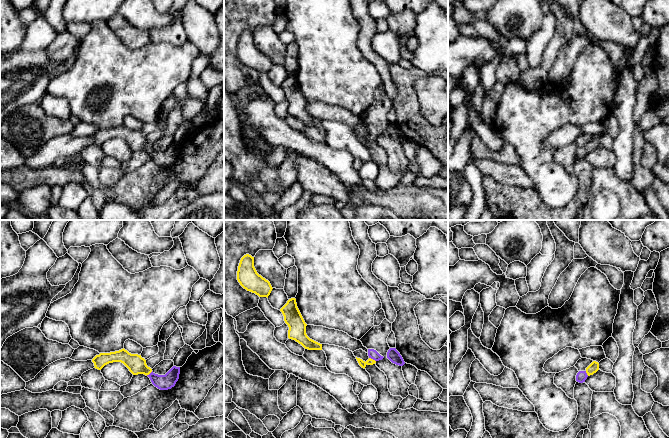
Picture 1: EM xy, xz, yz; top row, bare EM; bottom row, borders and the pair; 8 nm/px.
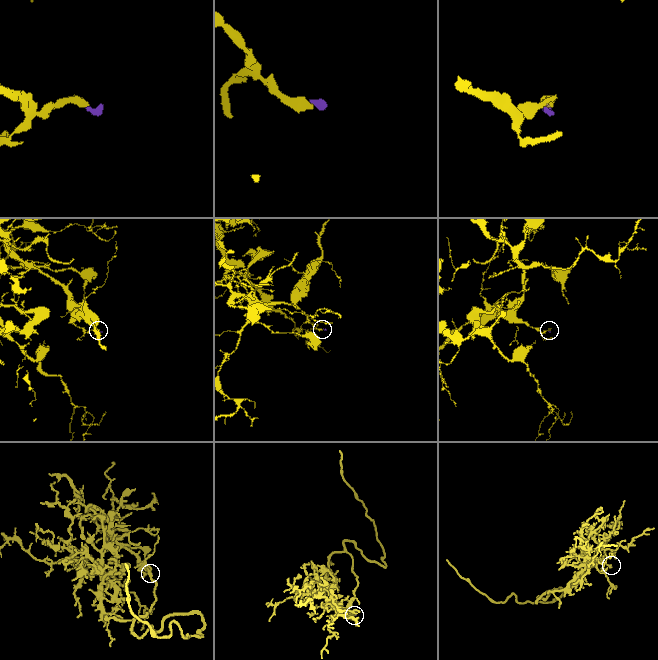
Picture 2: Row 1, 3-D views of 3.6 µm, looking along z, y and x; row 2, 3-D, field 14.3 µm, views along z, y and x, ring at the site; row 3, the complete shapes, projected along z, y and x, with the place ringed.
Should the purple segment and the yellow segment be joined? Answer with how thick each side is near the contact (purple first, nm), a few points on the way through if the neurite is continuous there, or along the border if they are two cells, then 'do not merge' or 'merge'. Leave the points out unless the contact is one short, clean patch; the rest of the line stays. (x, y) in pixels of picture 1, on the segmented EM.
80 nm thick on the purple side, 50 nm on the other; runs through xz (373, 354), (372, 358), (370, 361); merge

